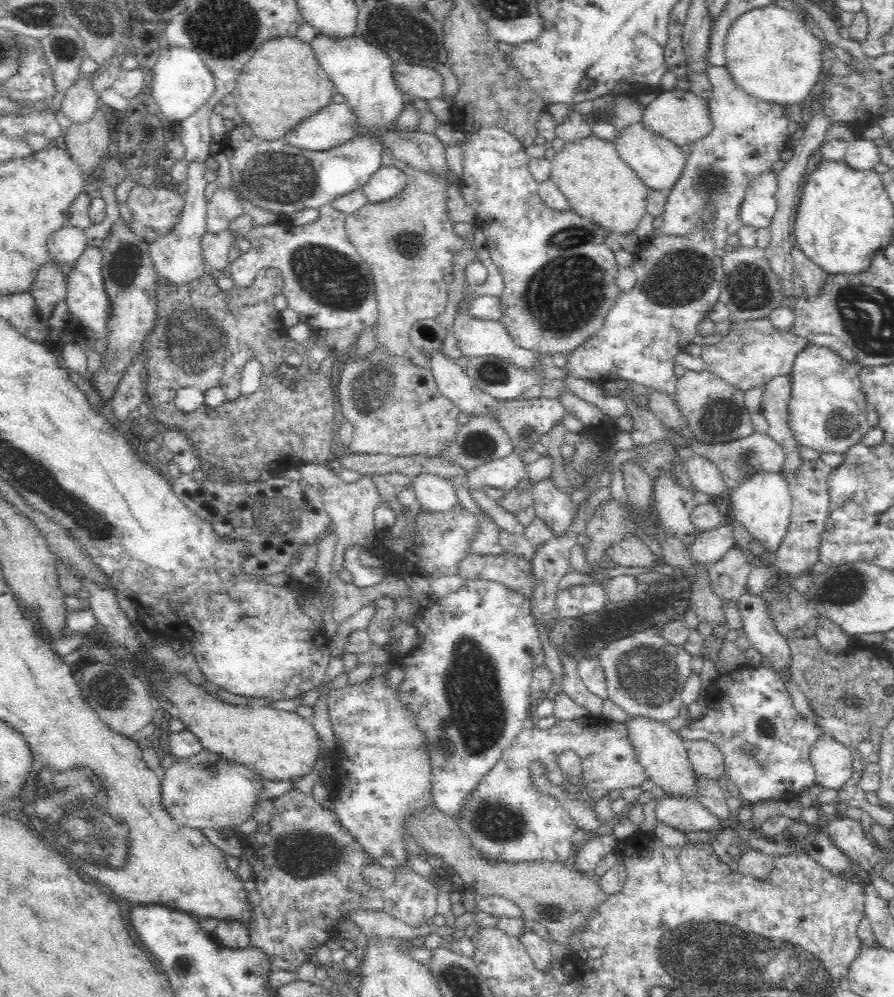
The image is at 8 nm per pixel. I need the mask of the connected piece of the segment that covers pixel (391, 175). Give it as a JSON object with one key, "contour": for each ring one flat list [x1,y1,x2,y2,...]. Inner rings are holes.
{"contour":[[382,166,363,186,361,192,366,196,368,203,379,204,396,197,404,190,407,175,396,166]]}

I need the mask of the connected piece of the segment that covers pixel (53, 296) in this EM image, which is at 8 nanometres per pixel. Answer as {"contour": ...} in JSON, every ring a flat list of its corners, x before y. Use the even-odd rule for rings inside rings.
{"contour":[[46,263,35,276,27,293,33,298,37,316,42,322,48,323,58,302,66,298,66,283,60,266]]}

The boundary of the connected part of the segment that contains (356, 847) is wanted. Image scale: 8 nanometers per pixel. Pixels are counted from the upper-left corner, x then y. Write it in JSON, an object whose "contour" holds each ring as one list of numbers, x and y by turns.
{"contour":[[292,788,278,798,273,798,273,811,268,824,268,832,256,830,243,837,239,860,246,860,252,866,257,891,262,899,254,908,249,941,252,948,261,950,269,958,273,968,296,973,318,948,337,937,340,922,350,920,352,914,358,912,384,912,390,918,414,928,424,926,436,914,439,890,408,864,394,865,393,879,385,887,368,883,364,879,364,870,374,864,374,857,342,825,336,809,318,804,312,795]]}

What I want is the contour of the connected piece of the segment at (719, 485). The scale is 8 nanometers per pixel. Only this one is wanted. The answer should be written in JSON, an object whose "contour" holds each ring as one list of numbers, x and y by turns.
{"contour":[[693,453,685,460,688,478,692,487,707,496,710,502,719,502,719,496,726,490,720,471,703,456]]}

